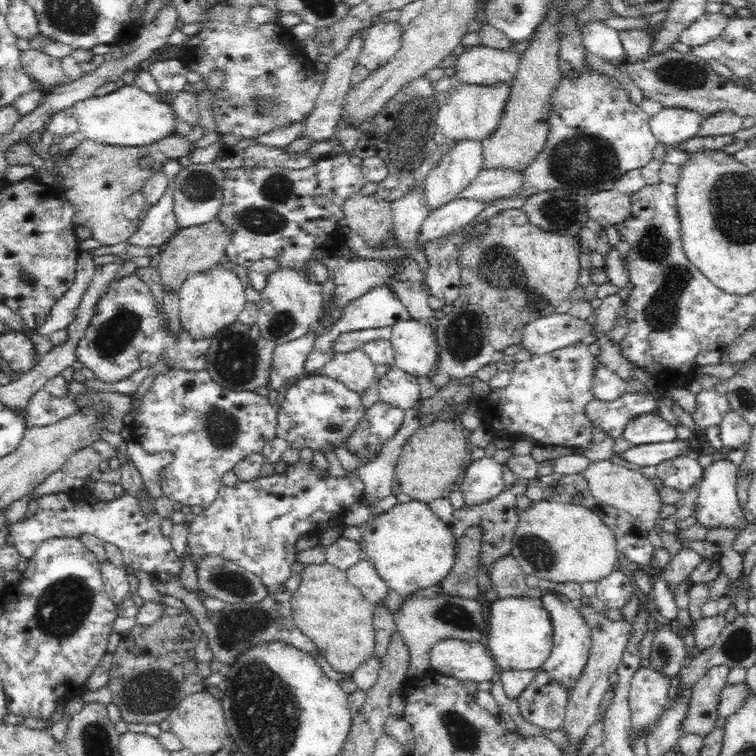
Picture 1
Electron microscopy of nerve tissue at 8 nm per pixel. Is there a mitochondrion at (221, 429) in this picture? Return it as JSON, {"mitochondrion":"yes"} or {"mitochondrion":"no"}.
{"mitochondrion":"yes"}

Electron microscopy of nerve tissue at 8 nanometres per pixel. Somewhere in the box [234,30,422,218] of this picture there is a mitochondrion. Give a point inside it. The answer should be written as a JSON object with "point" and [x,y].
{"point":[268,102]}

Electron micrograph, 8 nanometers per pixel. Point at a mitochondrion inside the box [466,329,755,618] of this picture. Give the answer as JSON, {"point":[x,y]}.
{"point":[537,552]}

